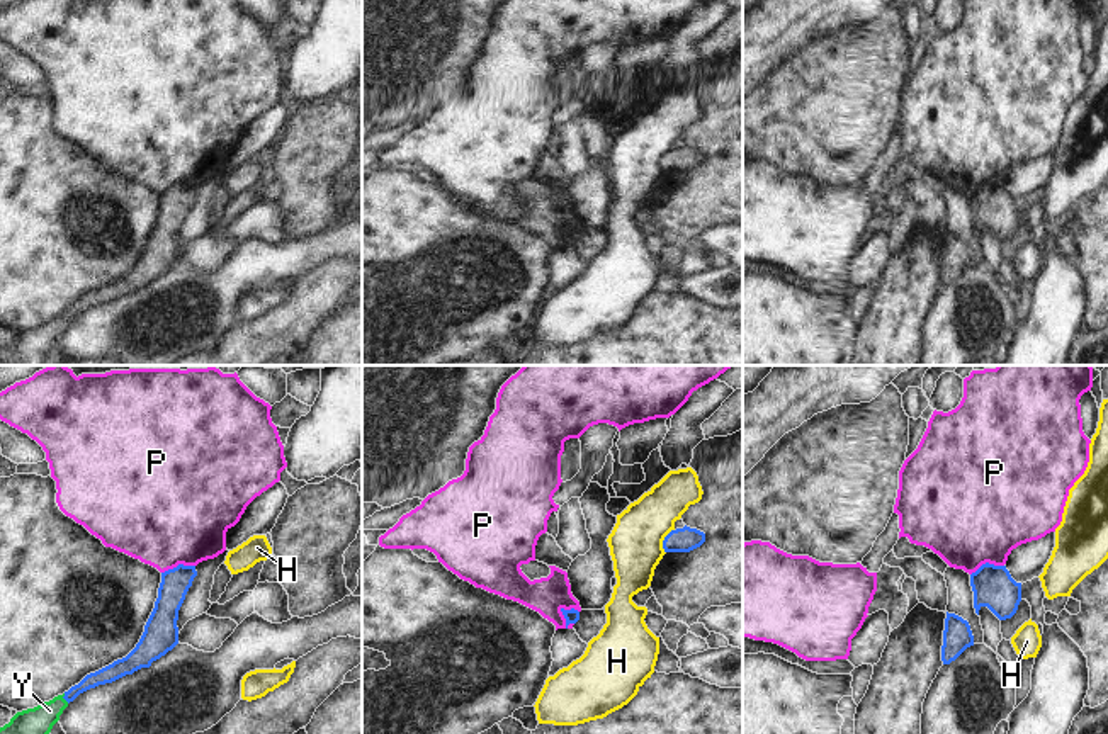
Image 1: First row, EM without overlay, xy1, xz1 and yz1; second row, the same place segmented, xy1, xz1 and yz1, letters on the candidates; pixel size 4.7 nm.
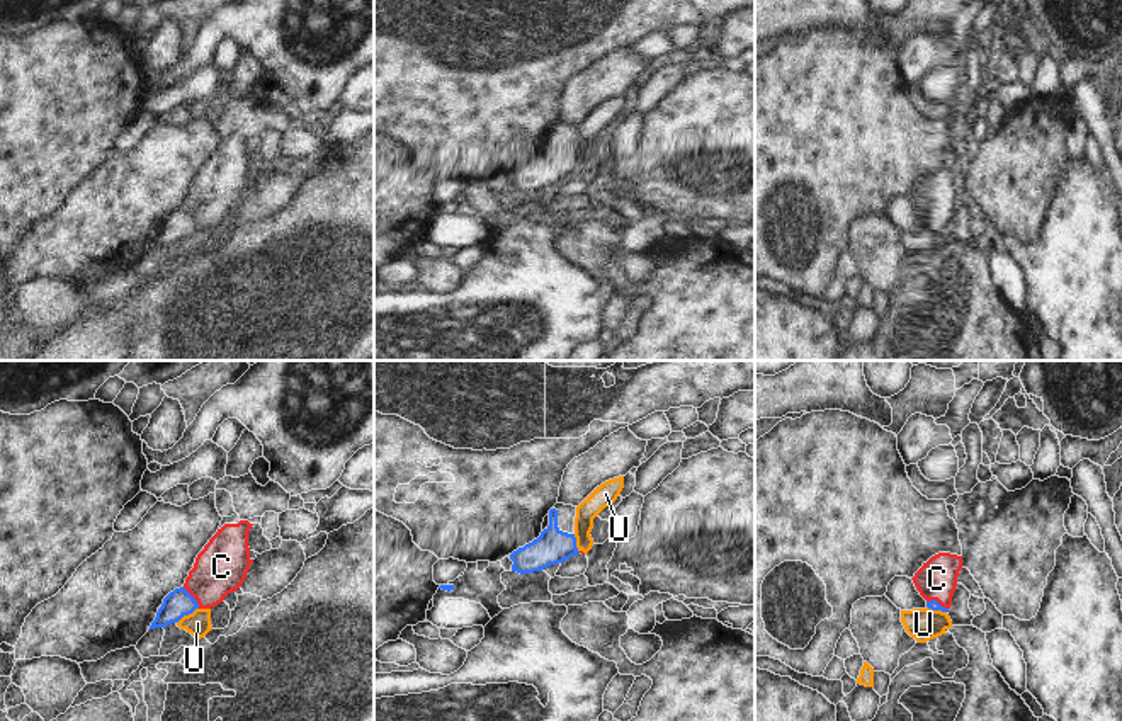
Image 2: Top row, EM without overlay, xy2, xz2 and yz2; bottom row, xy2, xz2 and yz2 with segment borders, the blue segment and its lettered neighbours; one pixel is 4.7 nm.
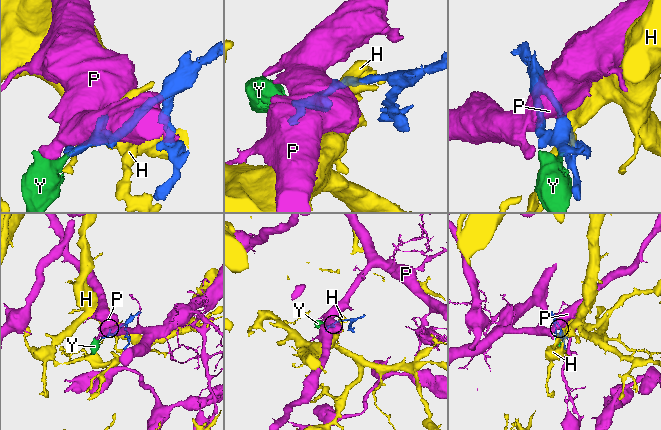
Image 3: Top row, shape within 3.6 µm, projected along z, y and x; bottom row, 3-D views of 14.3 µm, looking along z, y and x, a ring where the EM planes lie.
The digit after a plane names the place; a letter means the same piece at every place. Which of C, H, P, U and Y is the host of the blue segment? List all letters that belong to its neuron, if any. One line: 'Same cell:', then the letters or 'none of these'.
Same cell: C, Y

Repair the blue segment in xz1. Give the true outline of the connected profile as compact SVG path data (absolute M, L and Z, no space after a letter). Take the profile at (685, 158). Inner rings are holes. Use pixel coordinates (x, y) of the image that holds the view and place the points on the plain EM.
M685 144L683 148L671 150L664 156L663 168L664 172L690 172L700 167L704 161L705 161L704 151Z

